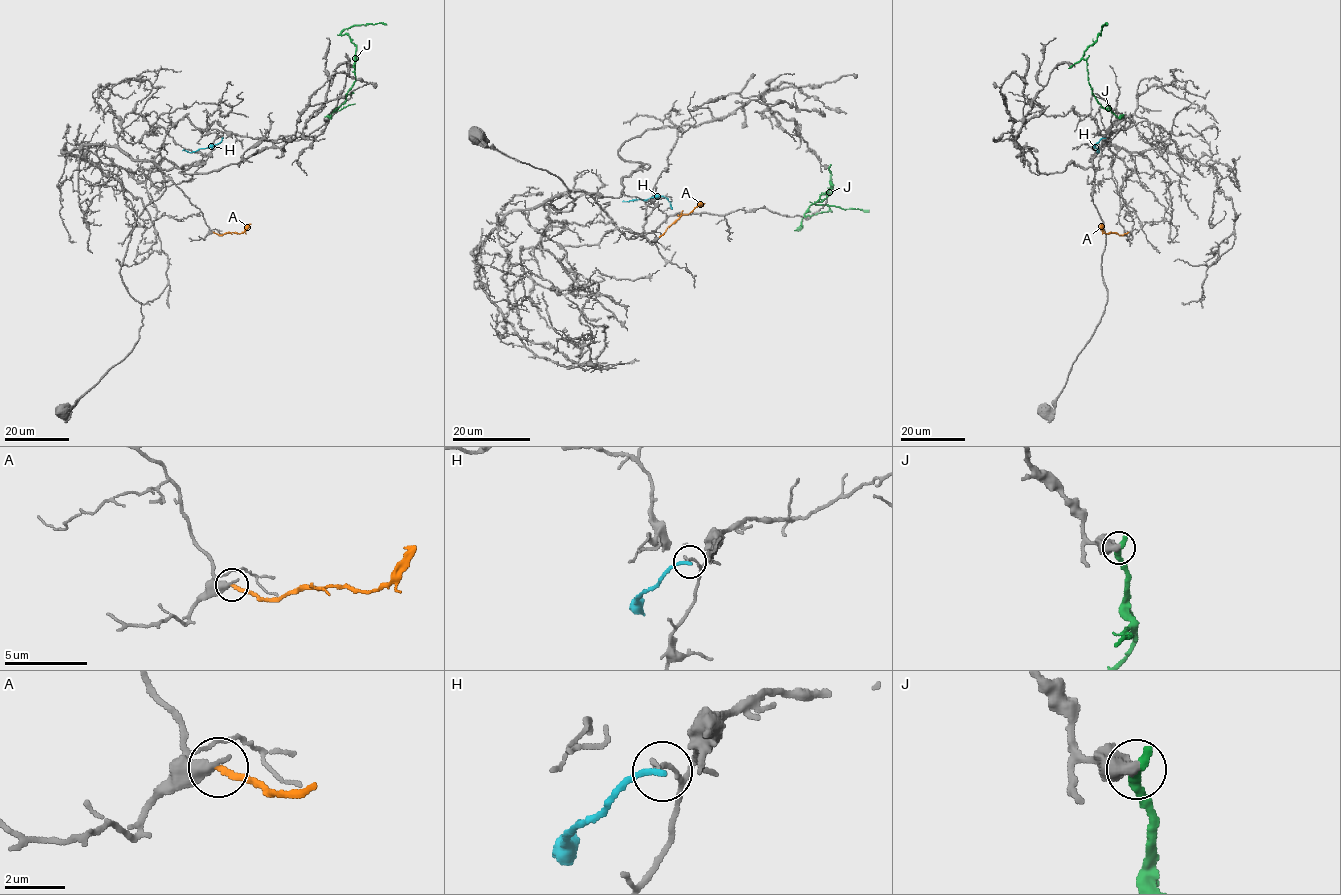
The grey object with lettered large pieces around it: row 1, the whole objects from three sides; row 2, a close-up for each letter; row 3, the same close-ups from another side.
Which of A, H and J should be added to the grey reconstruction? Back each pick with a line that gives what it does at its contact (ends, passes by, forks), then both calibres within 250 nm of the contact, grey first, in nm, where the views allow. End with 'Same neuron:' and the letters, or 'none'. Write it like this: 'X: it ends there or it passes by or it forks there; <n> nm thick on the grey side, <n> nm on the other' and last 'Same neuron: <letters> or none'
Same neuron: none

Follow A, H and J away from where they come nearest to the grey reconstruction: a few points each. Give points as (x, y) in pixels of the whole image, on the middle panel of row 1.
A: (659, 236), (682, 215), (688, 215), (705, 203)
H: (672, 208), (663, 196), (622, 201)
J: (829, 167), (832, 189), (821, 193), (805, 215), (831, 210)

